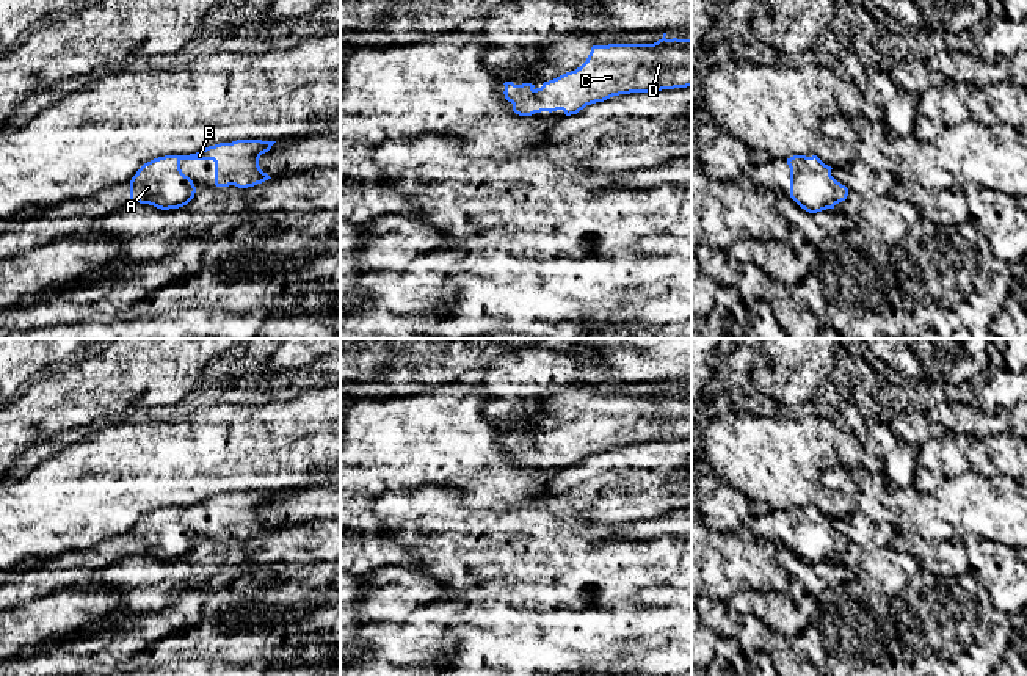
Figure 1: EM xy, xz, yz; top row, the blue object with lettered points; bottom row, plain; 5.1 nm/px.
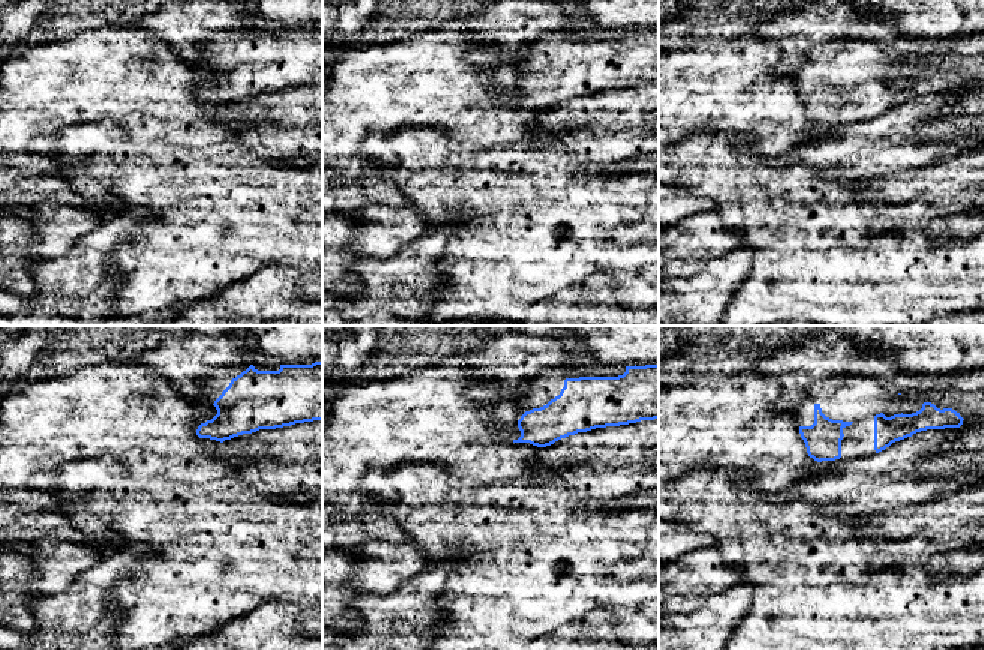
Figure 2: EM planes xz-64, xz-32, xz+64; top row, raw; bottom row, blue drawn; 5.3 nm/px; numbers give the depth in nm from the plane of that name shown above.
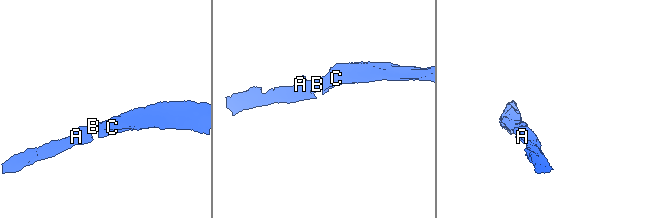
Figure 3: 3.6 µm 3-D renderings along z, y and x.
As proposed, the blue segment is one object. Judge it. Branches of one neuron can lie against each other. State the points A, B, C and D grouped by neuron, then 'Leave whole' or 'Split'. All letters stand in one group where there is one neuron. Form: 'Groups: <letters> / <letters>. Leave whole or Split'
Groups: A B C D. Leave whole

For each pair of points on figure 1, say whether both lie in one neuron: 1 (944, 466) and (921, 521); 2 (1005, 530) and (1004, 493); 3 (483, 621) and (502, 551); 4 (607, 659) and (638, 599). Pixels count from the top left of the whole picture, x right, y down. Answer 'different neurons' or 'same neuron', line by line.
1: different neurons
2: same neuron
3: same neuron
4: same neuron

